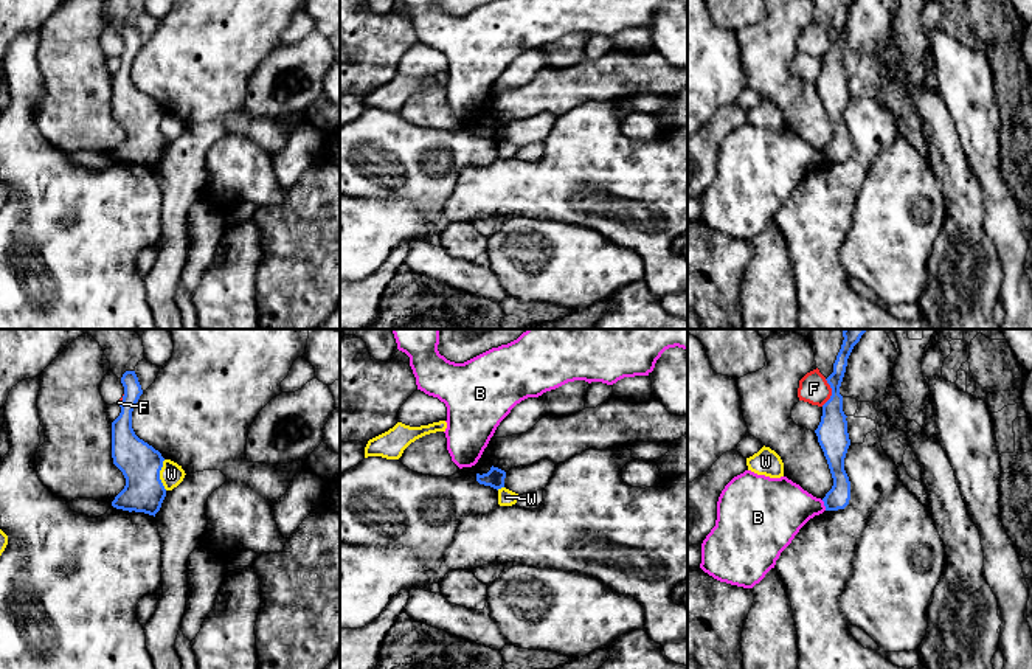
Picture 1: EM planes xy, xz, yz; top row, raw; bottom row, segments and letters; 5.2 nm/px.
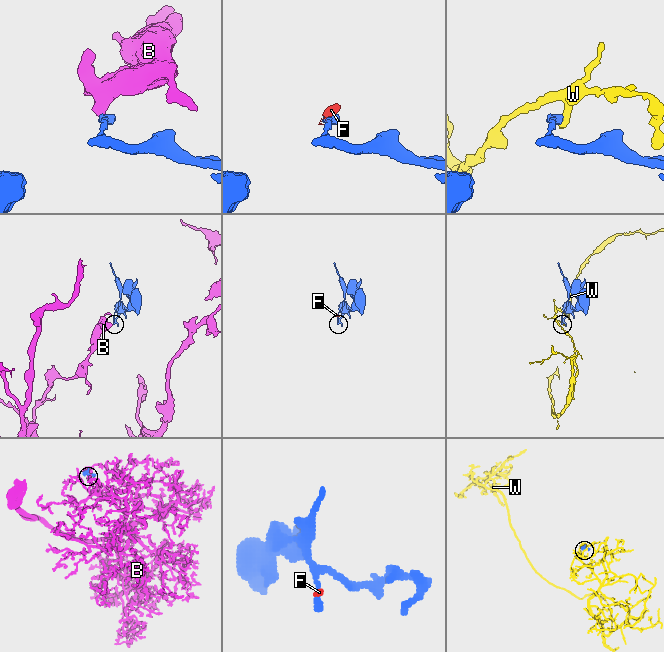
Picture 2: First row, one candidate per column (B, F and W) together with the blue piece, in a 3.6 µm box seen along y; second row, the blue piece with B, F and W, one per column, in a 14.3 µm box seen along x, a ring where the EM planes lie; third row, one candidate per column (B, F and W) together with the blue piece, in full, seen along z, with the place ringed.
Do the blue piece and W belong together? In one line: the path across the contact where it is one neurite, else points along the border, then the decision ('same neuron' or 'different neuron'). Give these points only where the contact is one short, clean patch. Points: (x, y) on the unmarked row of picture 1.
border xy (163, 112), (160, 134), (166, 142); different neuron

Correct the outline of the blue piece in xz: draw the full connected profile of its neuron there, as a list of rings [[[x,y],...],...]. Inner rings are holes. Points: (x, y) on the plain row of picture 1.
[[[493,118],[487,126],[483,127],[476,126],[476,133],[480,137],[490,138],[497,143],[504,140],[504,130],[506,130],[506,124]]]

